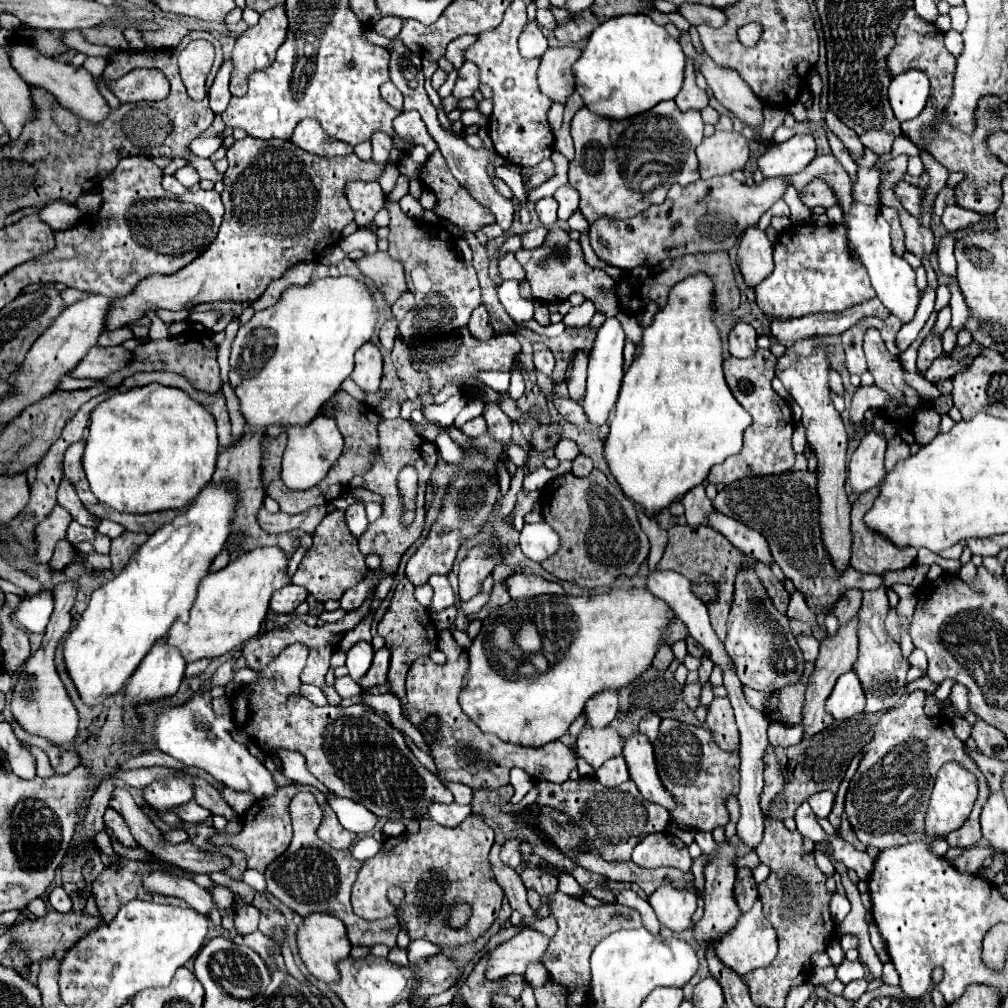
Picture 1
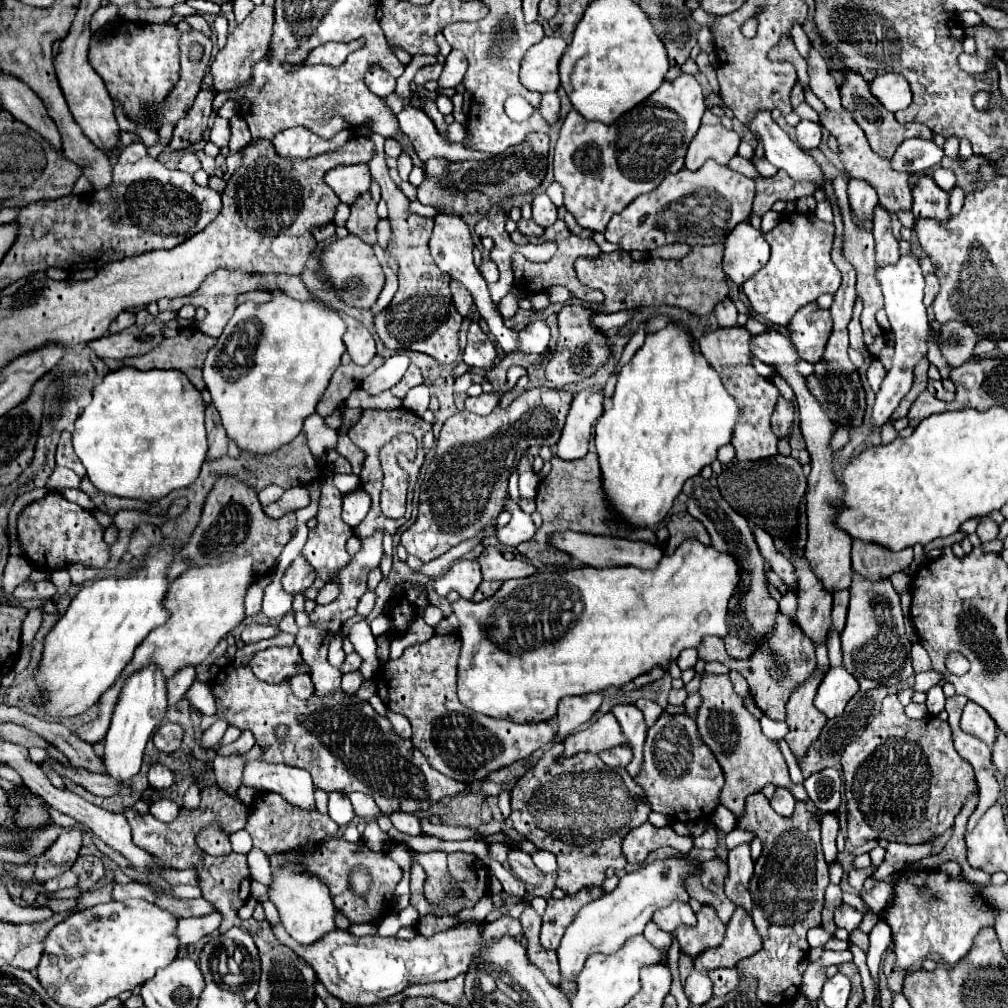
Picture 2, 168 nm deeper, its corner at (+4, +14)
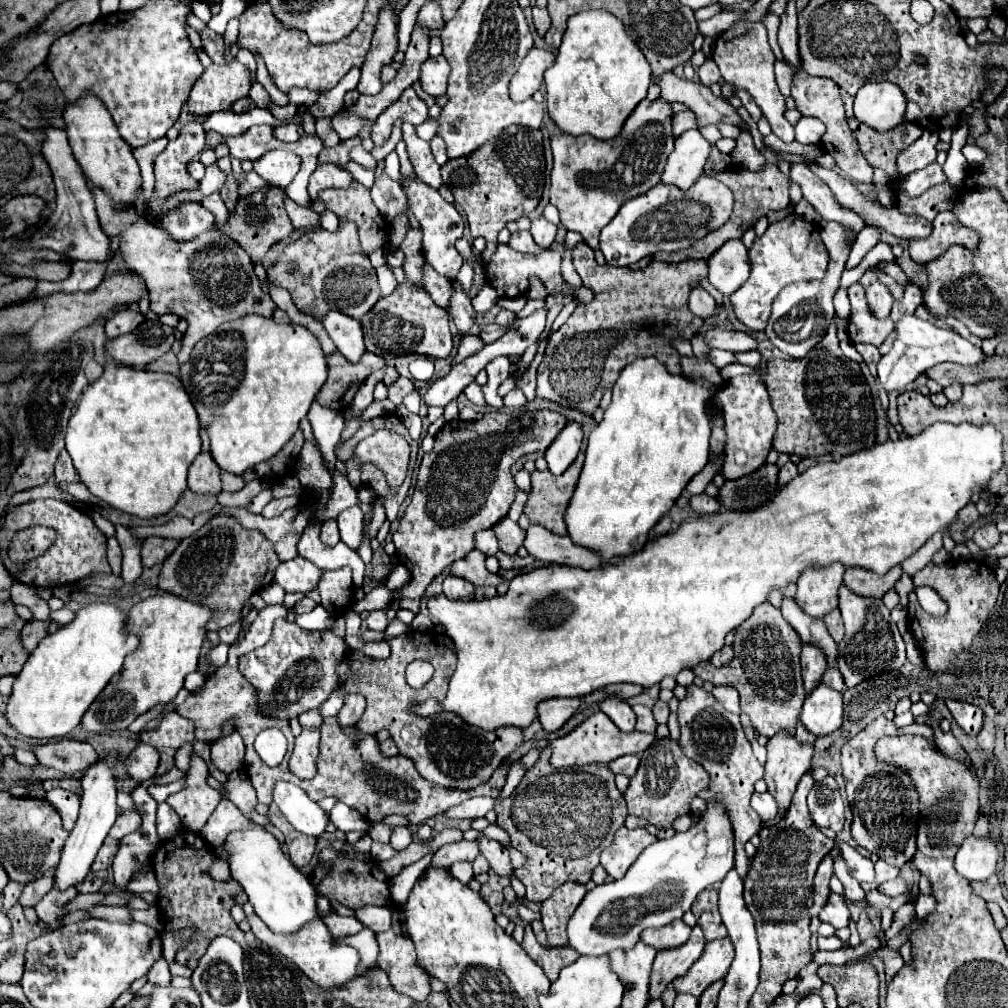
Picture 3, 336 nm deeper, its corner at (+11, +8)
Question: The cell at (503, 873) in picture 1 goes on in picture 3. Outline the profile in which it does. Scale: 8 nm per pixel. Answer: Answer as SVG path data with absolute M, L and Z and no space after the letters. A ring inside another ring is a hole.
M525 926L525 938L523 938L521 946L535 960L535 964L539 964L543 968L545 976L551 982L557 980L561 968L565 968L567 964L571 964L571 962L575 962L579 958L579 954L575 950L571 950L571 948L559 948L559 952L553 952L549 948L543 948L537 942L531 926Z

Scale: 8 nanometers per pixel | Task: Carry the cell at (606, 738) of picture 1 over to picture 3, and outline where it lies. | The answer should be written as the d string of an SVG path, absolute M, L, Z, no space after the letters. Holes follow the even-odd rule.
M597 712L593 716L589 716L581 726L577 726L573 732L569 732L563 738L557 738L551 742L553 748L553 756L549 760L549 764L553 764L553 768L571 768L571 766L585 766L585 764L607 764L619 756L625 754L637 754L643 752L645 748L649 748L649 744L655 740L653 734L645 734L645 732L621 732L603 712Z

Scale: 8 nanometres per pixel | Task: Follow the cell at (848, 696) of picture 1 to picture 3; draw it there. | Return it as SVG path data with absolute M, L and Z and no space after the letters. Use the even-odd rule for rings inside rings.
M821 682L805 700L801 722L815 736L835 732L843 722L843 694Z

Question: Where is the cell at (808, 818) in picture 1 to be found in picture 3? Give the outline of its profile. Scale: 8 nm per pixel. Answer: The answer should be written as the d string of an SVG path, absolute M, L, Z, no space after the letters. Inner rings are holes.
M765 792L765 794L753 794L751 796L751 806L753 806L753 810L761 816L761 820L773 820L773 818L777 818L777 814L779 814L779 808L777 808L777 802L773 800L773 796L769 794L769 792Z

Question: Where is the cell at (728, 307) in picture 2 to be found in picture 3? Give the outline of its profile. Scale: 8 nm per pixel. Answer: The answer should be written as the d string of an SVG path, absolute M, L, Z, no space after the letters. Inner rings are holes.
M693 288L693 290L691 290L691 296L689 296L689 310L691 310L695 316L699 316L699 318L705 320L705 318L709 318L709 316L715 314L717 304L715 304L713 296L711 296L707 290L703 290L703 288Z

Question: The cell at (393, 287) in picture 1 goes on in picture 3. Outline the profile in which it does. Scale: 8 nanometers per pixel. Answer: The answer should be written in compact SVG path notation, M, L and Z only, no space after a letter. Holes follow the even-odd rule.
M341 222L335 234L323 228L303 234L295 244L287 246L281 258L275 260L275 266L267 270L267 276L275 286L291 292L299 310L303 308L317 316L323 316L329 310L339 310L359 320L381 298L375 268L371 266L369 256L359 248L357 226L351 222Z

